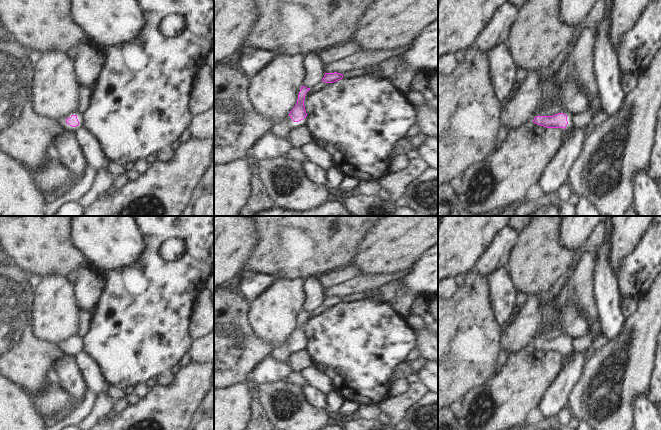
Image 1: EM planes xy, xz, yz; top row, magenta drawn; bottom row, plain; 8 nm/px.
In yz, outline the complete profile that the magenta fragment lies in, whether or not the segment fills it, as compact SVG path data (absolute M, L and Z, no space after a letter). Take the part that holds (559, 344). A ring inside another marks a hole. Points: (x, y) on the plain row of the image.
M558 337L553 340L536 340L533 346L546 352L566 352L567 354L573 354L573 340L572 338L565 339L564 337Z

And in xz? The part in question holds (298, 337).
M302 310L300 316L298 318L298 324L295 331L290 335L289 340L293 344L289 346L285 344L284 346L280 346L275 348L271 353L271 358L289 364L289 357L302 350L307 350L307 346L303 343L306 342L307 337L305 335L304 323L306 317L310 314L305 310Z

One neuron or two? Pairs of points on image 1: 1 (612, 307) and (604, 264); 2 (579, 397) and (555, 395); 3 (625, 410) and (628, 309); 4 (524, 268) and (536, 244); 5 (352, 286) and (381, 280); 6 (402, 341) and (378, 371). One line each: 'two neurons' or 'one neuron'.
1: one neuron
2: two neurons
3: two neurons
4: one neuron
5: one neuron
6: one neuron

